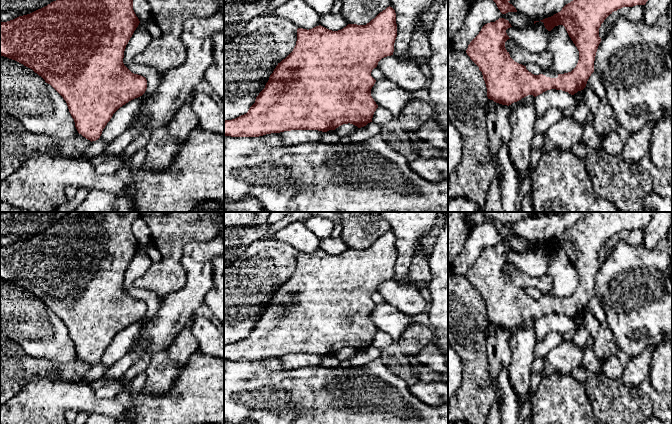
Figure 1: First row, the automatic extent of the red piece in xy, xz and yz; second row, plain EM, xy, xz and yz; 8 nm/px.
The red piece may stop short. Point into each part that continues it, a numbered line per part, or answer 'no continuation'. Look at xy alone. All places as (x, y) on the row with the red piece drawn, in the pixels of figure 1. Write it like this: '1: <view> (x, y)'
no continuation

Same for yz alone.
1: yz (547, 73)

